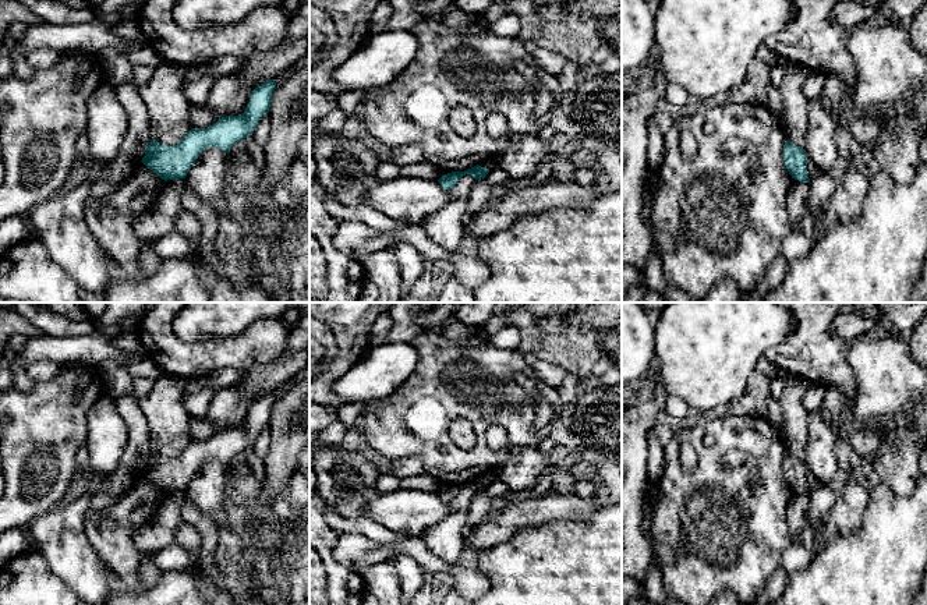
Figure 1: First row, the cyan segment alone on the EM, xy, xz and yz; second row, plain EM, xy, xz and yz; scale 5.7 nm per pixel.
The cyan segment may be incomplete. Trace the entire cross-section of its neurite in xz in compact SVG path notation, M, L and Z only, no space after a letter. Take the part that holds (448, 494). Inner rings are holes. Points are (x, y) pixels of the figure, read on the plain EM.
M477 477L471 481L464 482L464 484L447 485L447 487L442 488L438 493L445 502L452 503L452 500L457 496L457 493L463 488L470 487L475 492L481 492L481 491L485 491L488 485L489 485L489 482L487 480L481 480L480 477Z

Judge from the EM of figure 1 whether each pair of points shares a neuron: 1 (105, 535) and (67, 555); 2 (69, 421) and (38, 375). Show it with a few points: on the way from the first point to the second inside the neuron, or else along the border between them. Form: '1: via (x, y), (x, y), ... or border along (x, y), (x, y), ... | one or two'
1: border along (85, 515), (85, 535), (110, 569) | two
2: border along (60, 367), (52, 378), (34, 384) | two

